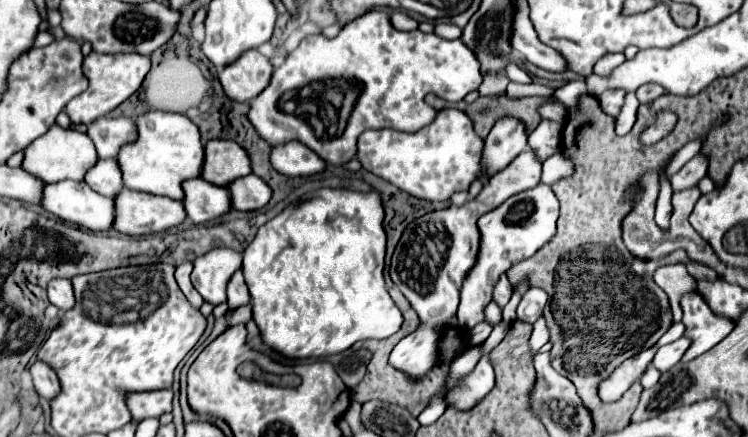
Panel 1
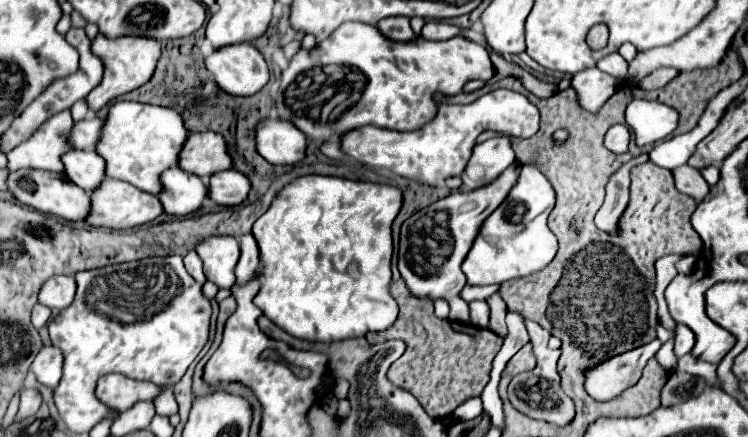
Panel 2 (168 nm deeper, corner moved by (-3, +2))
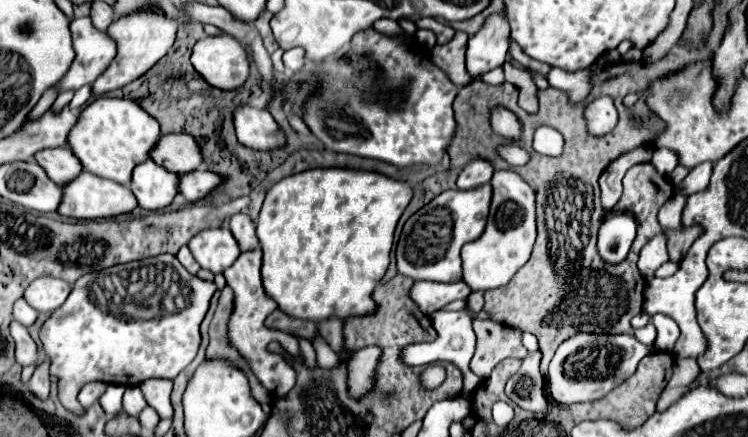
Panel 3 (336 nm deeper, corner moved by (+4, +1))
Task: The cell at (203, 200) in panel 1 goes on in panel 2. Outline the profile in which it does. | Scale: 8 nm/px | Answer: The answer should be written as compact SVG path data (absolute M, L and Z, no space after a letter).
M179 166L167 168L161 180L163 192L159 192L159 202L163 204L163 212L169 216L187 216L199 210L209 192L199 176L183 172Z

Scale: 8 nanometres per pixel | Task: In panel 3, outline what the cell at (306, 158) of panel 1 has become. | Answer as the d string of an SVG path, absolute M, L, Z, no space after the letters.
M242 105L234 113L234 125L238 141L254 151L274 151L286 145L282 127L266 109Z

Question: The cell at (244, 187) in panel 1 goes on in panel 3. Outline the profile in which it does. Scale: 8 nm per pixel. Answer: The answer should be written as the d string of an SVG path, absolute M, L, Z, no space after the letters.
M196 169L192 173L180 175L180 193L186 197L186 201L196 203L202 201L206 195L216 191L222 185L222 179L218 173Z

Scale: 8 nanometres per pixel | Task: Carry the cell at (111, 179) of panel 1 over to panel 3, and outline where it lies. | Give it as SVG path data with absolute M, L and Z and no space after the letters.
M58 147L58 149L44 149L34 155L34 159L40 163L40 167L56 181L58 185L68 185L82 173L82 165L78 157L72 153L70 147Z

